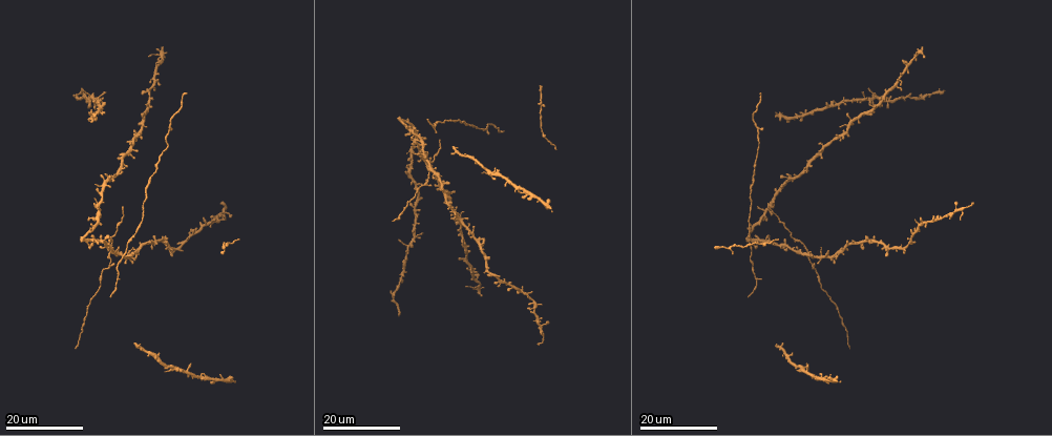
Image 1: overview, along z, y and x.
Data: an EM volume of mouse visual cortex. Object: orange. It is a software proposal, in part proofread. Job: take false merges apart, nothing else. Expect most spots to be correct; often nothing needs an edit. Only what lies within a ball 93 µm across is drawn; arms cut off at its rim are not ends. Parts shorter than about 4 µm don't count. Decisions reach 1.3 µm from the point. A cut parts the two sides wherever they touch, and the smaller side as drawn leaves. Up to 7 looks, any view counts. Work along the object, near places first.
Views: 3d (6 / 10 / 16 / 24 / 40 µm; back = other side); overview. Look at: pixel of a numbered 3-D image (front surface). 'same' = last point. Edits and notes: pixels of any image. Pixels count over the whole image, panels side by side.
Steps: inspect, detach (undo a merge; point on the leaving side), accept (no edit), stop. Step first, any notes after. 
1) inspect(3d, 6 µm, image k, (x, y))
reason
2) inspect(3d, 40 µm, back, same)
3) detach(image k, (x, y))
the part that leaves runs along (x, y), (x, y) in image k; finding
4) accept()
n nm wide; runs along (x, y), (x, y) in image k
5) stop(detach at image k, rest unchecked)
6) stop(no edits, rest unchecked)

inspect(3d, 16 µm, image 1, (794, 240))
sudden change in width

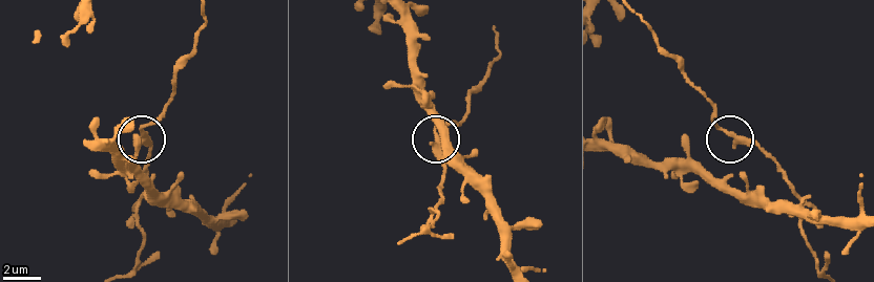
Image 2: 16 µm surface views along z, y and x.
inspect(3d, 10 µm, image 2, (725, 128))

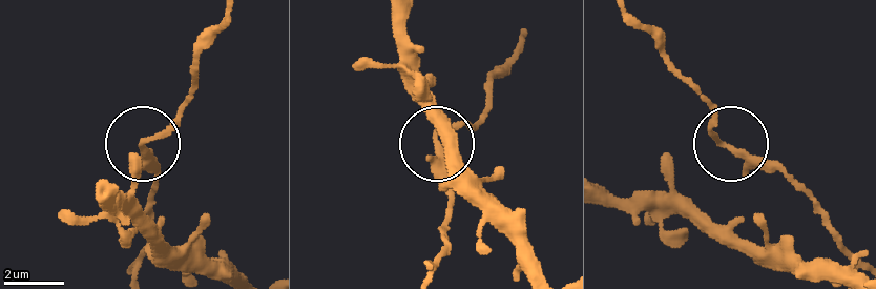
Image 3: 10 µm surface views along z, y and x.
accept()
220 nm wide; one neuron here

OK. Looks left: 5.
inspect(3d, 24 µm, image 1, (413, 209))
four-way junction

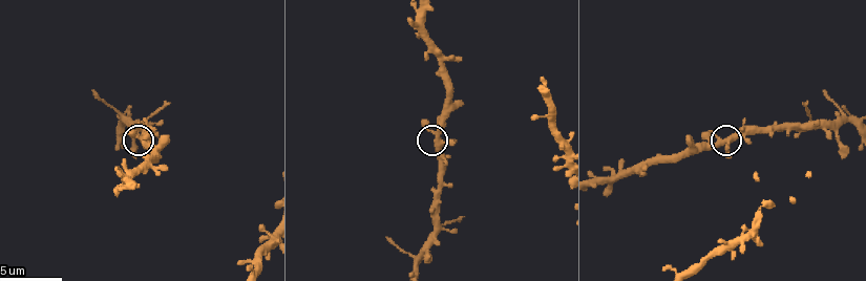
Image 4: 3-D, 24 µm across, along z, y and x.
inspect(3d, 6 µm, image 4, (725, 140))

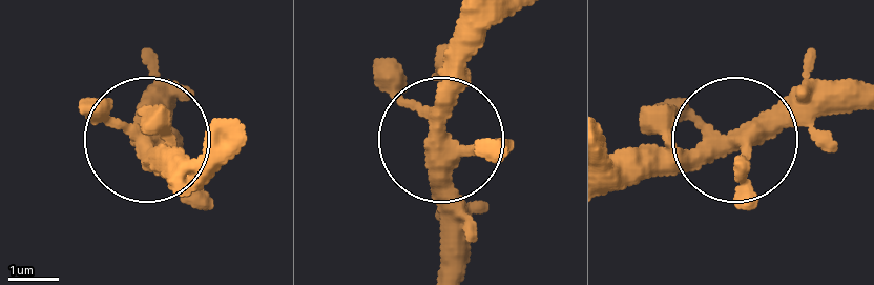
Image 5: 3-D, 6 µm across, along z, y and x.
inspect(3d, 6 µm, back, image 5, (144, 140))

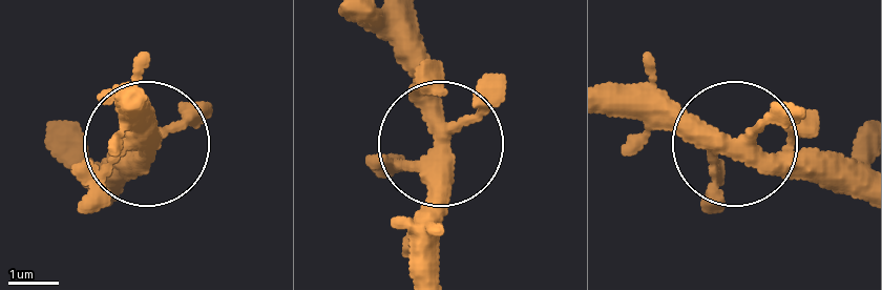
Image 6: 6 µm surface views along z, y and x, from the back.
accept()
4 arms; continuous, no second neuron

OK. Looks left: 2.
inspect(3d, 16 µm, image 1, (104, 239))
four arms meet

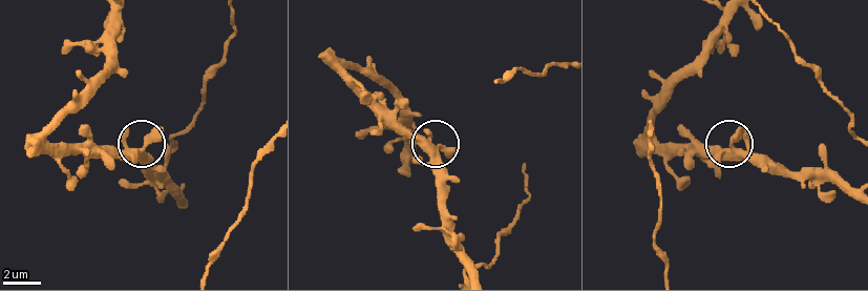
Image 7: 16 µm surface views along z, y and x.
inspect(3d, 10 µm, image 7, (438, 150))
zoom in

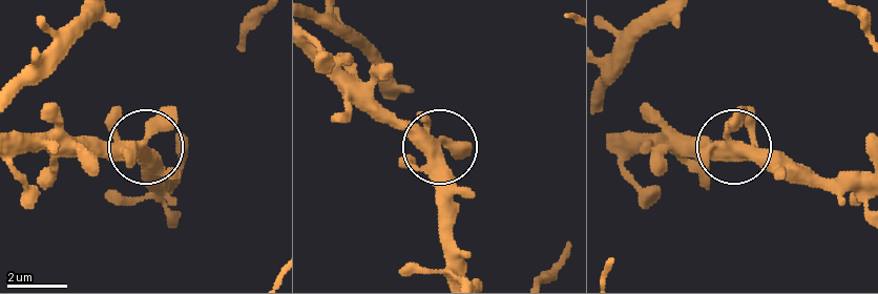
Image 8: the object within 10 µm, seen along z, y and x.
accept()
420 nm wide; runs along (630, 131), (751, 147), (794, 182) in image 8; one neuron here

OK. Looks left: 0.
stop(no edits, rest unchecked)

